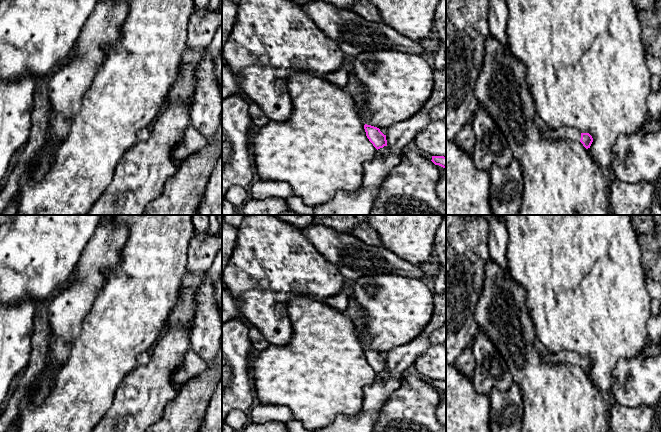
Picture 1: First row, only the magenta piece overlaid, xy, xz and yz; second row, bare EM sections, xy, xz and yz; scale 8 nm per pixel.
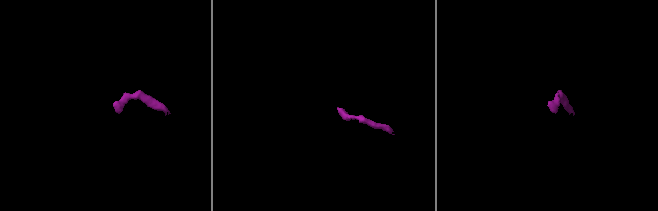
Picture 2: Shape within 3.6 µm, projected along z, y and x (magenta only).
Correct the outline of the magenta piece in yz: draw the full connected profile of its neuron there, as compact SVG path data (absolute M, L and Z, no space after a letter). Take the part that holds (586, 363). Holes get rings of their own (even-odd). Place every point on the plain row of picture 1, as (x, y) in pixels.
M561 351L557 354L542 355L542 360L547 363L566 363L569 365L580 365L583 370L590 372L593 362L589 357L582 357L573 351Z

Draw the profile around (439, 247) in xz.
M444 215L443 220L435 234L433 250L434 260L446 274L446 215Z

